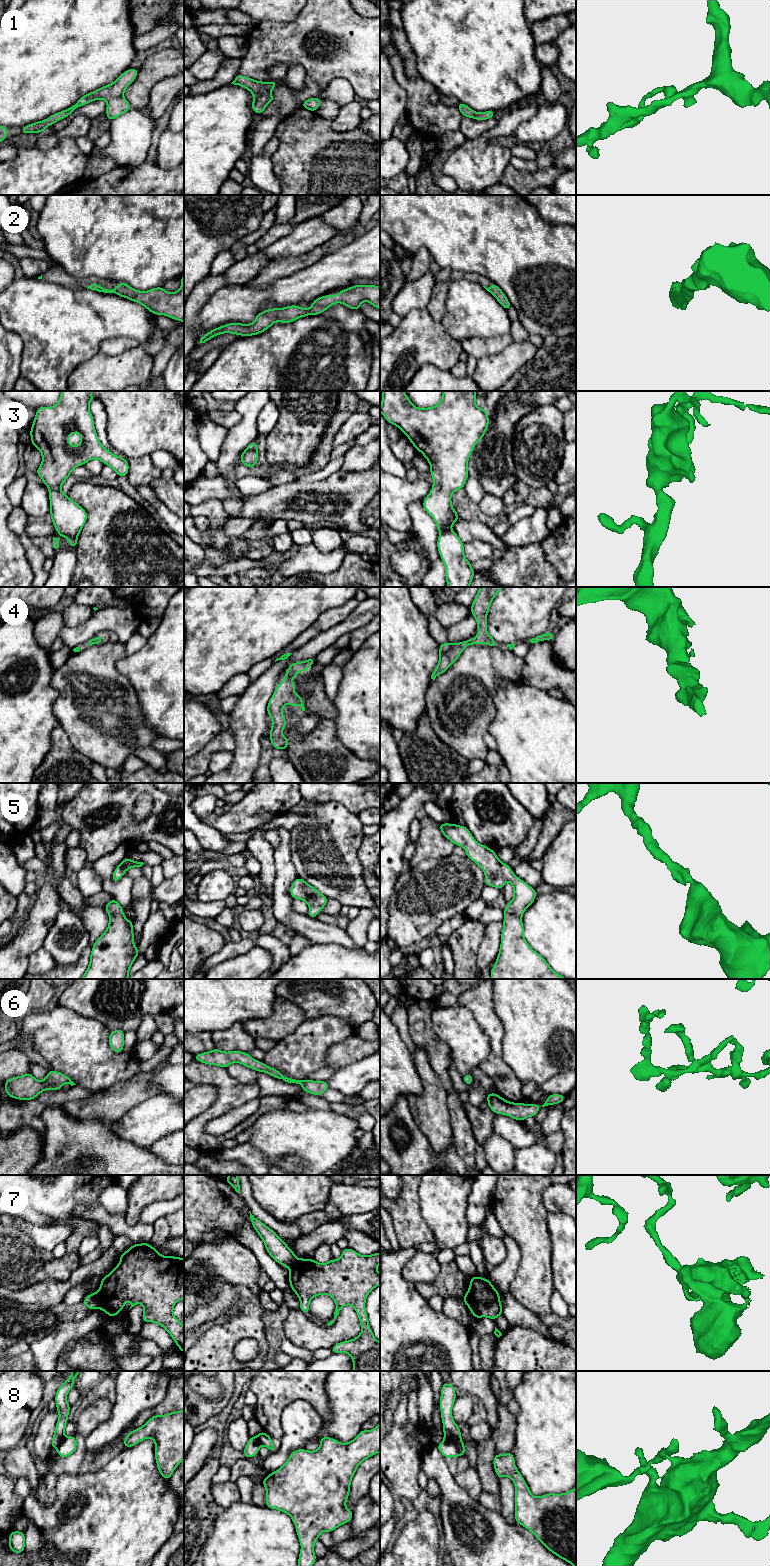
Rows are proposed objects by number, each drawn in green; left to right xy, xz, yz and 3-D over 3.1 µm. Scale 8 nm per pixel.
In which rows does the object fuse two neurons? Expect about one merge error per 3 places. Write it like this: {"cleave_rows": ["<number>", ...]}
{"cleave_rows": ["7", "8"]}

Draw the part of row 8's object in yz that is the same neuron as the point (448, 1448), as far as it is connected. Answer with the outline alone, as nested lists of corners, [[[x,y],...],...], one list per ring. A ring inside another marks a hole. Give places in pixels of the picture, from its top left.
[[[445,1437],[436,1448],[442,1453],[444,1458],[458,1457],[456,1444]]]

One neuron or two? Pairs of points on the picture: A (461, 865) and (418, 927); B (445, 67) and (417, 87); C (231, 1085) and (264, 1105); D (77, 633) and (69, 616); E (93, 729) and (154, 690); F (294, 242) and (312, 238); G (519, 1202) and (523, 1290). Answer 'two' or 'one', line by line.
A: one
B: two
C: one
D: two
E: two
F: one
G: one

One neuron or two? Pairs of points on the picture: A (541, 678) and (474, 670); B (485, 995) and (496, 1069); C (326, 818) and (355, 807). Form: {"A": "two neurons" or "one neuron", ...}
{"A": "two neurons", "B": "one neuron", "C": "two neurons"}

